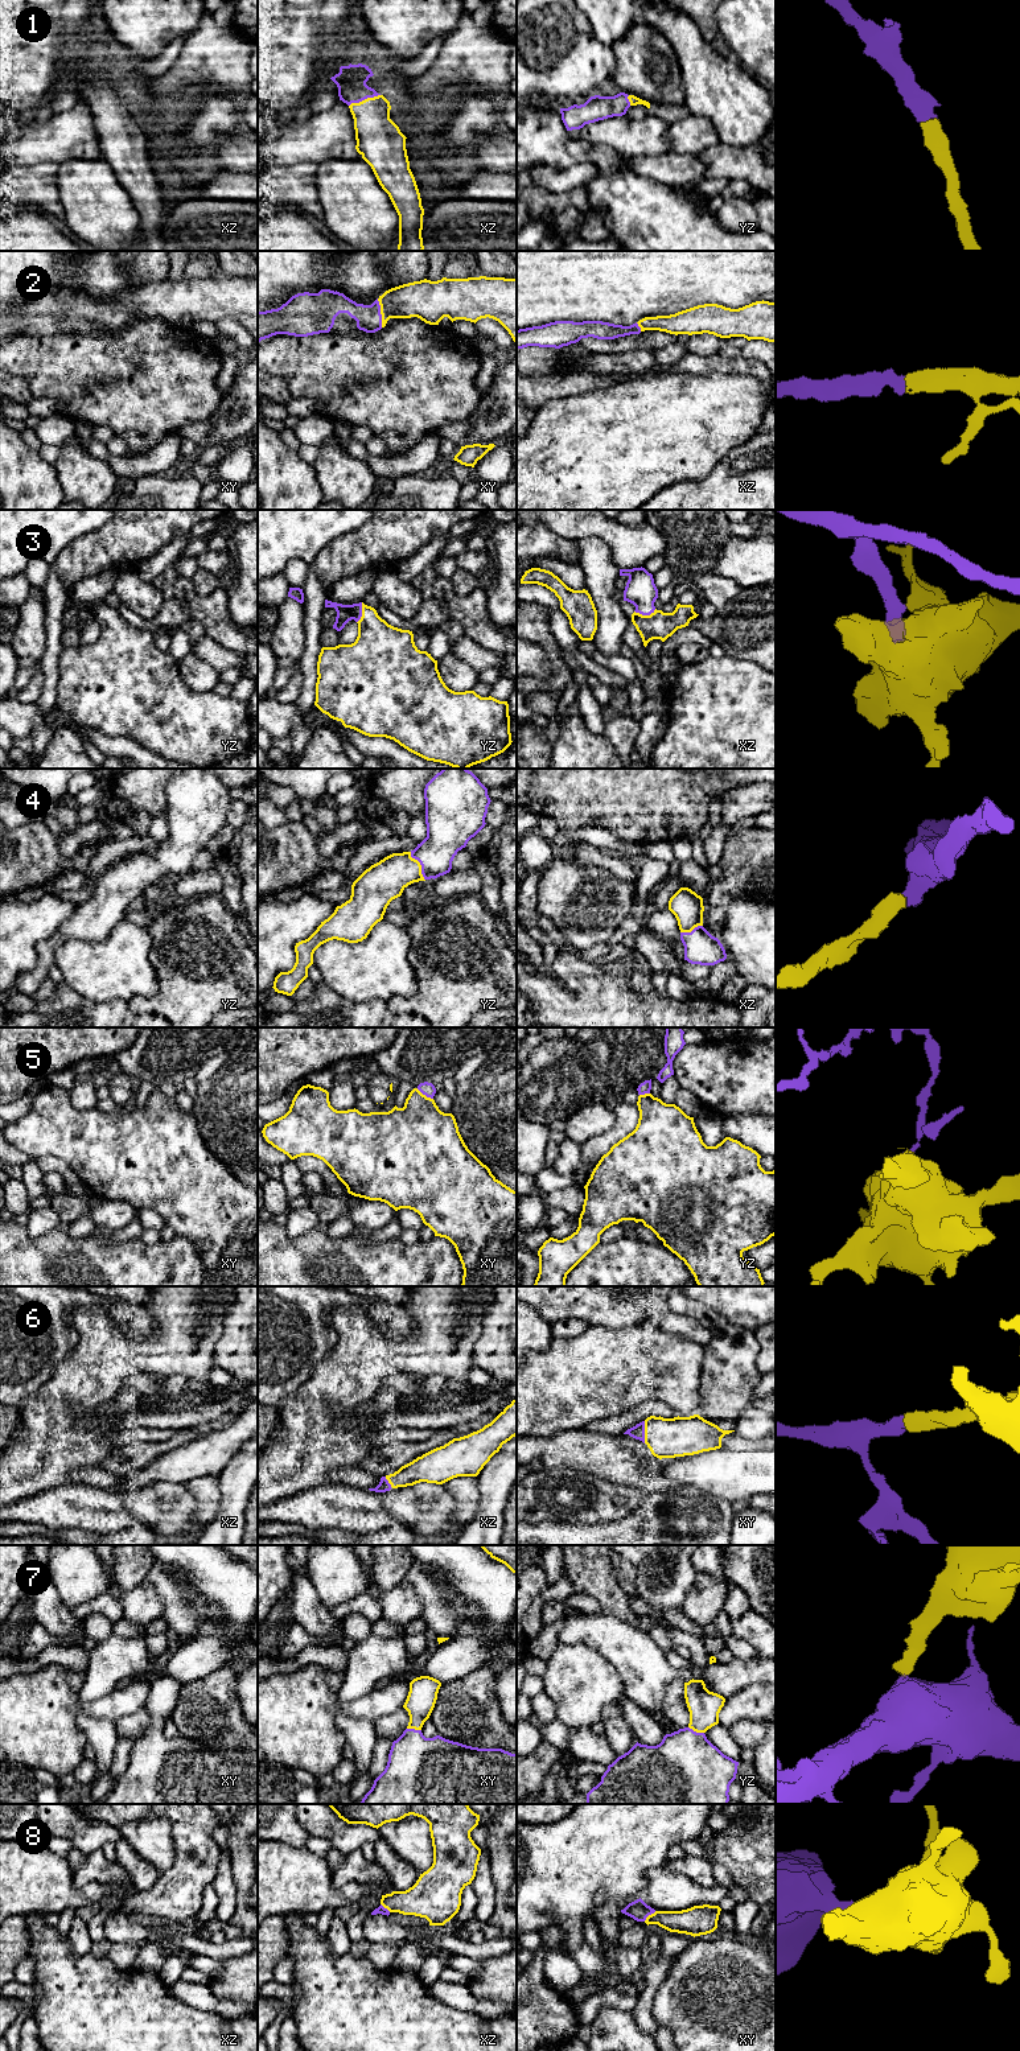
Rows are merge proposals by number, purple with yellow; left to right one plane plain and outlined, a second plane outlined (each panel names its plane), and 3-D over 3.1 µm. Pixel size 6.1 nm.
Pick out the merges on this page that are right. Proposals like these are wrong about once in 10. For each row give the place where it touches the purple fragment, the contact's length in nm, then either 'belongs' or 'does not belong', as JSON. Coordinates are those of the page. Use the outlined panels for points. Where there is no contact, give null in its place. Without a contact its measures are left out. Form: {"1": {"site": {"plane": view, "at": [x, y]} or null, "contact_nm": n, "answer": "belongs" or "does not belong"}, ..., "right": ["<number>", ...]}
{"1": {"site": {"plane": "xz", "at": [364, 99]}, "contact_nm": 200, "answer": "belongs"}, "2": {"site": {"plane": "xy", "at": [379, 313]}, "contact_nm": 180, "answer": "belongs"}, "3": {"site": {"plane": "xz", "at": [645, 614]}, "contact_nm": 140, "answer": "belongs"}, "4": {"site": {"plane": "yz", "at": [420, 864]}, "contact_nm": 200, "answer": "belongs"}, "5": {"site": {"plane": "xy", "at": [424, 1094]}, "contact_nm": 120, "answer": "does not belong"}, "6": {"site": {"plane": "xy", "at": [644, 1432]}, "contact_nm": 140, "answer": "belongs"}, "7": {"site": {"plane": "yz", "at": [695, 1732]}, "contact_nm": 100, "answer": "belongs"}, "8": {"site": {"plane": "xy", "at": [649, 1914]}, "contact_nm": 100, "answer": "belongs"}, "right": ["1", "2", "3", "4", "6", "7", "8"]}

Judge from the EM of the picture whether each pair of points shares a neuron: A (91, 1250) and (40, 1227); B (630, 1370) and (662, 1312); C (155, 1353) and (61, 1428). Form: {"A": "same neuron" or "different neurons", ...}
{"A": "different neurons", "B": "different neurons", "C": "same neuron"}

